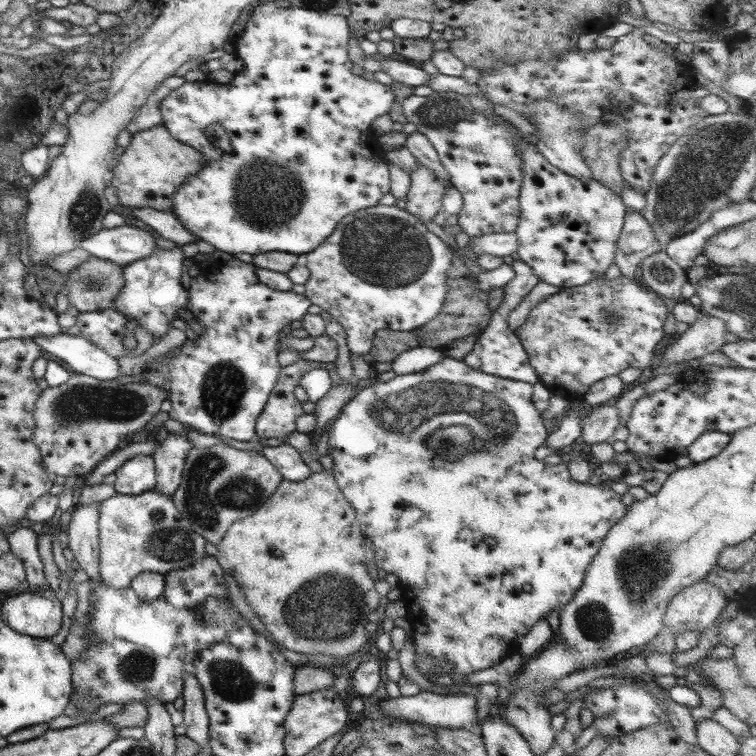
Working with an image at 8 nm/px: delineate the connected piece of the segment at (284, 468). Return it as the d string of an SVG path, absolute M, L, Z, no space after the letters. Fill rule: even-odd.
M289 445L275 447L263 446L257 453L261 453L274 467L282 478L291 482L305 480L311 471L299 456L299 451Z

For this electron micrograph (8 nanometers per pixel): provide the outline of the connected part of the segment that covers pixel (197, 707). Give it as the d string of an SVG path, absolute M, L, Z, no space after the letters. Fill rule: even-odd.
M183 674L181 690L184 735L197 744L198 753L203 750L206 742L208 742L208 718L205 712L202 690L193 674Z

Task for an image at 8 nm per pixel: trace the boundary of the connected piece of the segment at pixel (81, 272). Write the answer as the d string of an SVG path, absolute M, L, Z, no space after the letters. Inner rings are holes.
M89 258L87 262L79 264L75 270L61 274L65 276L65 281L62 286L67 291L67 300L79 313L94 312L99 310L112 309L112 302L119 289L125 285L123 282L123 266L105 262L99 258Z

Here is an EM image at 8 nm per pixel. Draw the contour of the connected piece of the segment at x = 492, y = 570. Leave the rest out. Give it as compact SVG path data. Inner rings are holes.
M446 355L420 372L395 375L387 382L372 380L362 384L353 398L341 407L337 418L331 422L328 431L328 452L333 466L331 473L339 492L355 512L355 519L360 532L372 545L373 560L377 571L388 573L400 579L400 598L407 606L408 622L412 628L412 636L416 654L414 658L435 658L453 664L453 668L445 673L421 674L435 686L461 685L467 682L469 672L477 672L491 668L501 662L501 658L518 652L520 640L537 620L547 620L550 610L560 611L581 587L585 570L589 567L593 556L599 551L601 542L607 532L625 515L627 507L620 502L619 494L613 492L608 484L589 485L573 480L566 470L566 465L548 466L543 461L533 458L536 449L541 448L549 432L543 426L543 418L531 402L532 384L525 381L507 380L495 375L483 373L467 367L461 359L452 359ZM447 426L465 426L477 442L477 448L465 451L463 455L445 460L437 458L431 449L424 448L424 441L433 430ZM483 538L495 540L495 546L484 544Z

